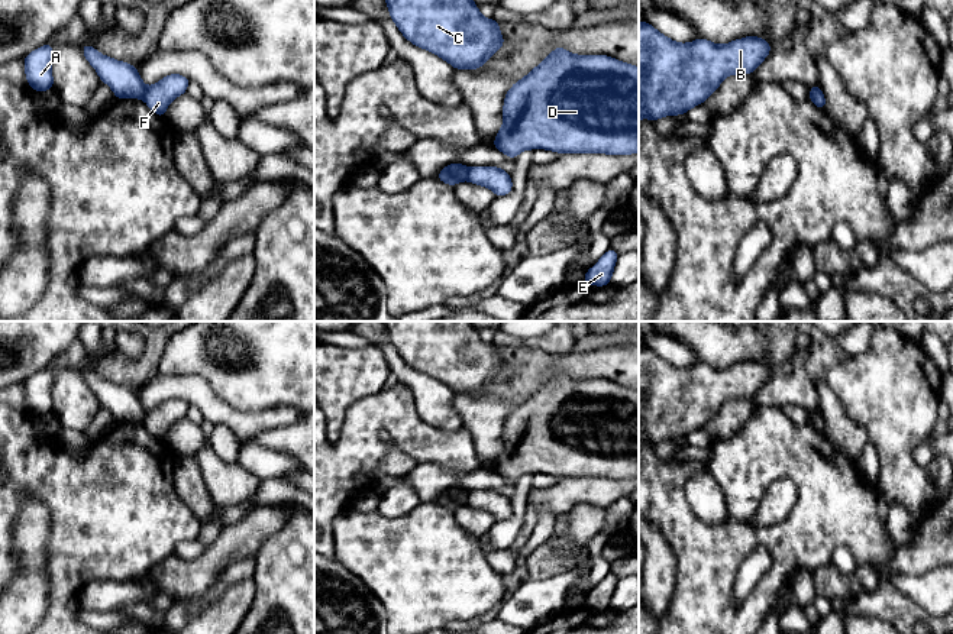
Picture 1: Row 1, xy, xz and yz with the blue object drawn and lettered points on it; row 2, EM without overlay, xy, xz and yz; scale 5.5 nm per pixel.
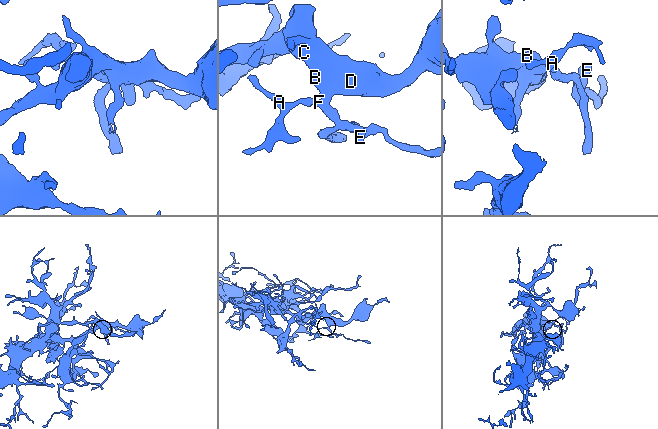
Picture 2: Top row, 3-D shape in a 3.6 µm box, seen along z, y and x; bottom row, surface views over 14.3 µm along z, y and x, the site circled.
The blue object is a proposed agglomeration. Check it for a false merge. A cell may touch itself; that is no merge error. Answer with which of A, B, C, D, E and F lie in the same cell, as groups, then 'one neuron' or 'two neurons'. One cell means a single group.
A / B C D E F; two neurons

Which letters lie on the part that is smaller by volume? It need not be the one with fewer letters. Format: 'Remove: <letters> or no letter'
Remove: A

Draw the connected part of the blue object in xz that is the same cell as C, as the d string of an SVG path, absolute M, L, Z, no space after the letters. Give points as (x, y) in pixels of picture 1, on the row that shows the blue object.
M385 0L385 3L391 20L406 39L436 54L455 69L478 69L504 46L500 23L485 19L472 0Z

